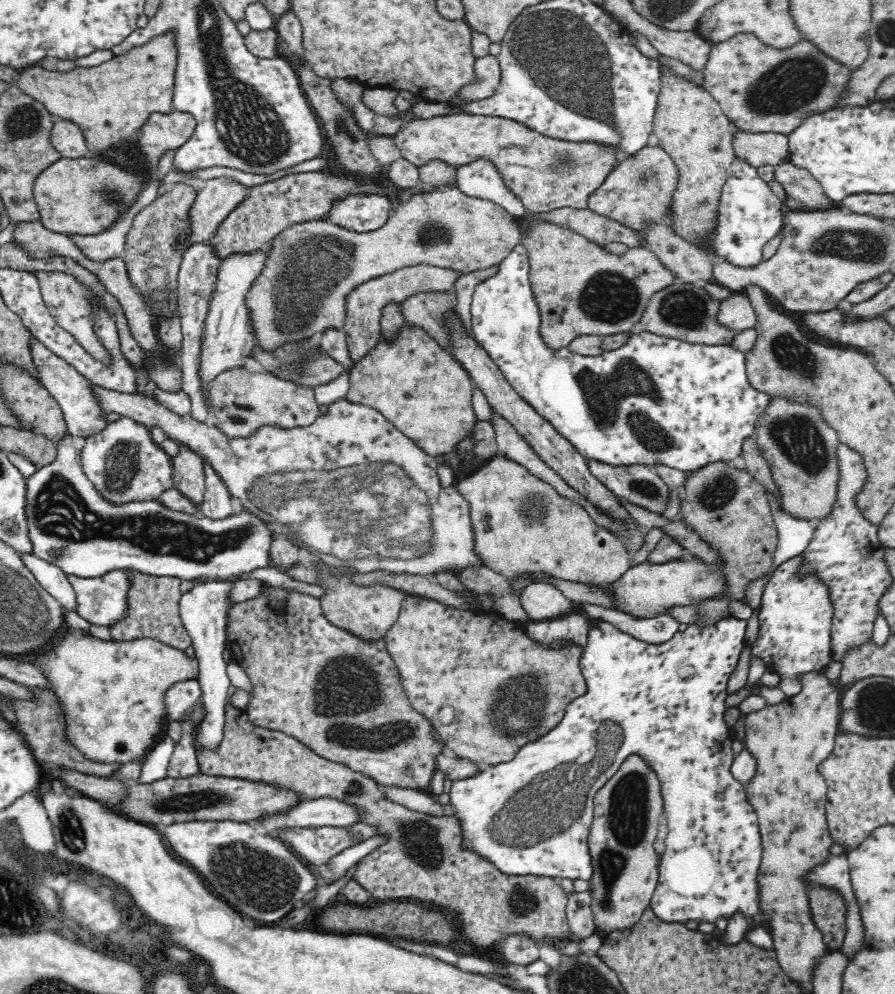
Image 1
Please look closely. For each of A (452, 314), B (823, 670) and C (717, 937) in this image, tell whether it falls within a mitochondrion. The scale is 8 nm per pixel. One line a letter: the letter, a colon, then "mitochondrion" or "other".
A: other
B: other
C: other

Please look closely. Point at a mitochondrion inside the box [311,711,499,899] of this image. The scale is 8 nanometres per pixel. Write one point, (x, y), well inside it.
(420, 840)

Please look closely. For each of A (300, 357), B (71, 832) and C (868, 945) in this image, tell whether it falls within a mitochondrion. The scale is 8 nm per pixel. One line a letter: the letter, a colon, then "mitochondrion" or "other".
A: mitochondrion
B: mitochondrion
C: other

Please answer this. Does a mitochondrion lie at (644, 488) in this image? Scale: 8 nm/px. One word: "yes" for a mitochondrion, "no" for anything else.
yes

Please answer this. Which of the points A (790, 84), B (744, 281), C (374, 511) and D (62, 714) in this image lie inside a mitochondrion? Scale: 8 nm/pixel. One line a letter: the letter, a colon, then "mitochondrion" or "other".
A: mitochondrion
B: other
C: mitochondrion
D: other

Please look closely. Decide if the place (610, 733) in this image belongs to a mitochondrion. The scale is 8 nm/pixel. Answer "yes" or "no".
yes

